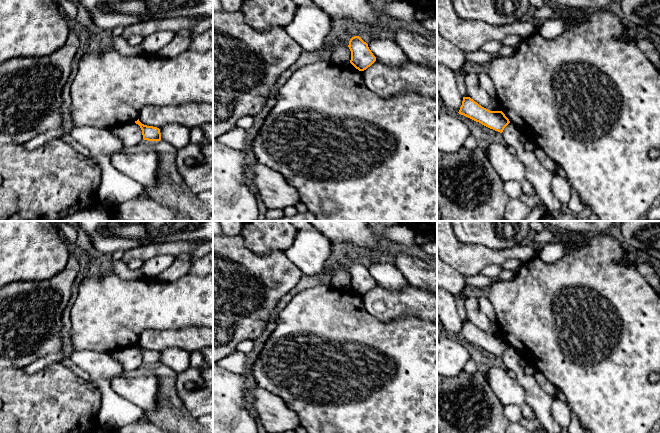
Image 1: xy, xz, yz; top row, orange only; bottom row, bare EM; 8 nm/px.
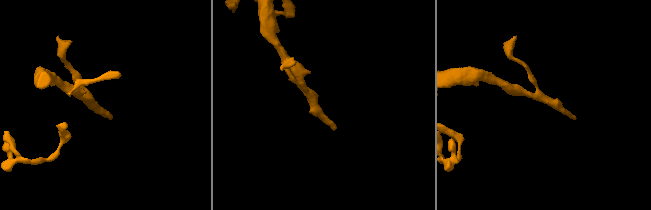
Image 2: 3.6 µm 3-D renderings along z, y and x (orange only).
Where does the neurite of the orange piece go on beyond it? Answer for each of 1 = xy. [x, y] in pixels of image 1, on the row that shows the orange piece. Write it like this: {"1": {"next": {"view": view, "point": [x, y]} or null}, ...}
{"1": {"next": null}}

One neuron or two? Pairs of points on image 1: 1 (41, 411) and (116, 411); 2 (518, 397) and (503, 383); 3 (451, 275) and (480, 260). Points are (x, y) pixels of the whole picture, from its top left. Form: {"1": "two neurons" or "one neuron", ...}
{"1": "two neurons", "2": "one neuron", "3": "two neurons"}

